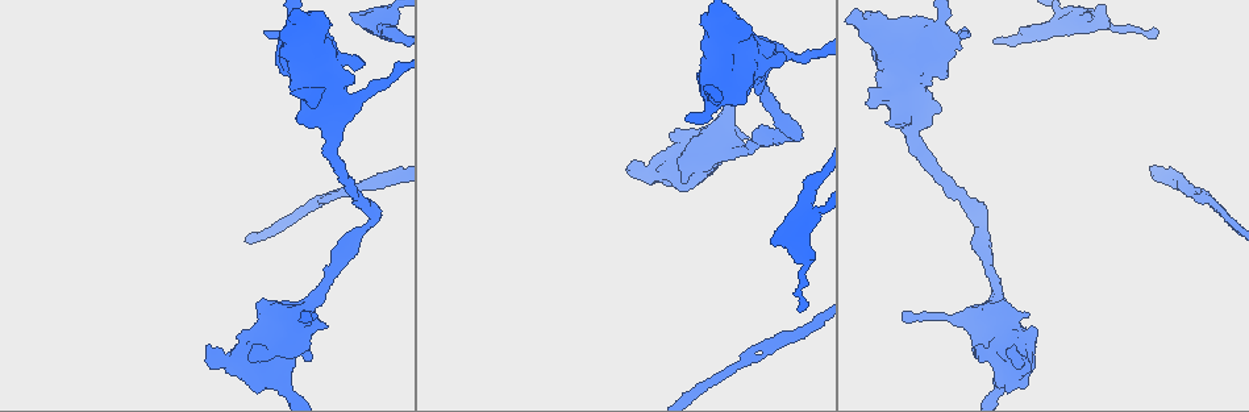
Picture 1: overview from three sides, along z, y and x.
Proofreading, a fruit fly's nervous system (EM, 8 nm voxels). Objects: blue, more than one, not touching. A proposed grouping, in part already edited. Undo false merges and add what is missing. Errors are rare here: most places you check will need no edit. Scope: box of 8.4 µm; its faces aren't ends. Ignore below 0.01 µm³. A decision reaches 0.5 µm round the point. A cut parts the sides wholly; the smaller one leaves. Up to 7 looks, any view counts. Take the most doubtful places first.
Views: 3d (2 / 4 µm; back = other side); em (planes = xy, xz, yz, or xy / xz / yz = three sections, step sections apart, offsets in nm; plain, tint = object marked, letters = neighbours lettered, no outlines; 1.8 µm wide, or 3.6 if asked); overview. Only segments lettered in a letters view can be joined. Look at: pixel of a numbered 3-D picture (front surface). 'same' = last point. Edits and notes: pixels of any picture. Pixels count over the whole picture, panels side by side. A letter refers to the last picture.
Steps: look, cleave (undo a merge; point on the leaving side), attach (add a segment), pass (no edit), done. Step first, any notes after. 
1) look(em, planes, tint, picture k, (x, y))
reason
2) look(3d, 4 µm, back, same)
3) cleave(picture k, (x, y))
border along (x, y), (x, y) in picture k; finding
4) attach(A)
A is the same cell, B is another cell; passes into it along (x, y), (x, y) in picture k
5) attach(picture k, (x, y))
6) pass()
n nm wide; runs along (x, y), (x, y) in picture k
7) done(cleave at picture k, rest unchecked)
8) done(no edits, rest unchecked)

look(3d, 4 µm, back, picture 1, (277, 341))
thick turns thin

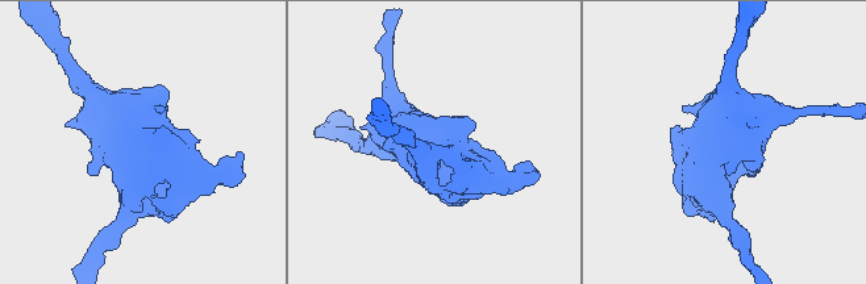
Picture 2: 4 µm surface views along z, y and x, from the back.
look(em, 3.6 µm, planes, letters, picture 2, (723, 152))
need the tissue

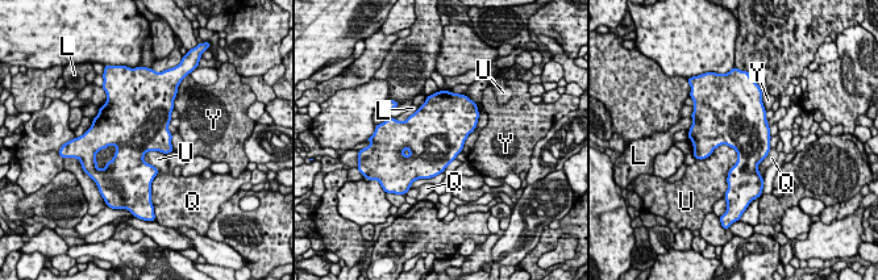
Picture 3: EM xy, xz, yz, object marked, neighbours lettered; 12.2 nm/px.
pass()
L, Q, U and Y are other cells; border along (737, 153), (719, 145), (697, 159) in picture 3; one neuron here

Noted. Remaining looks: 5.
look(3d, 2 µm, picture 1, (803, 270))

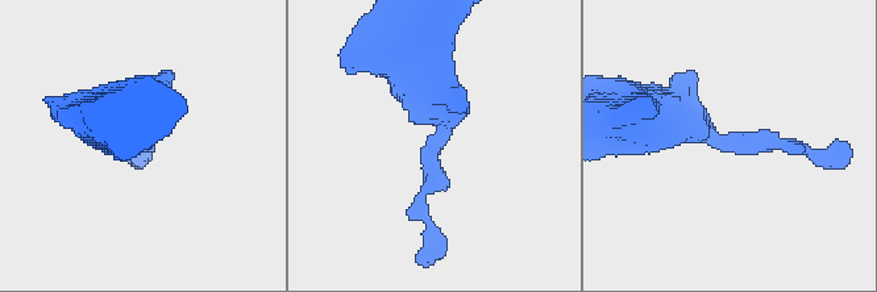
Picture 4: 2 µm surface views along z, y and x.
look(em, xy, step 16, letters, picture 4, (436, 139))

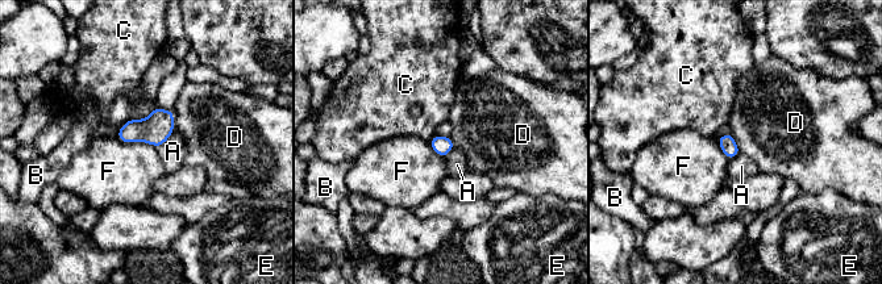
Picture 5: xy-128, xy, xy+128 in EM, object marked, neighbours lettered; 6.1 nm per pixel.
pass()
A, B, C, D, E and F are other cells; all the same neuron

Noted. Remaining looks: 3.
look(3d, 2 µm, picture 1, (364, 61))
branch stops here

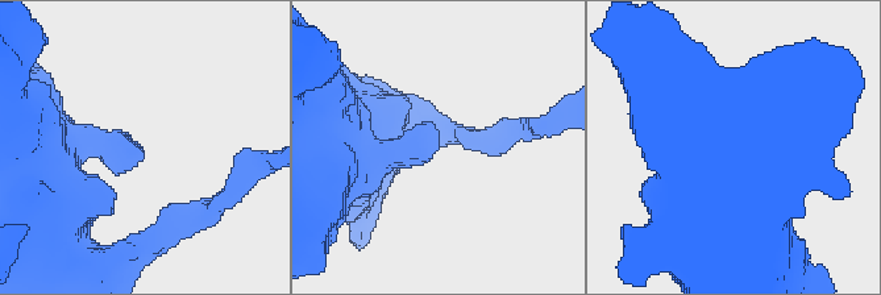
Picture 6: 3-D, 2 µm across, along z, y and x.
look(em, xz, step 4, letters, picture 6, (142, 157))

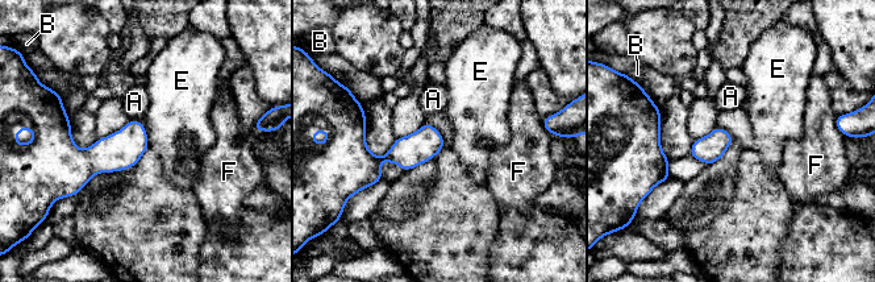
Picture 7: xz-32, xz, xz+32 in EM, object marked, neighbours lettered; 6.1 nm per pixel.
look(em, planes, letters, same)
another direction

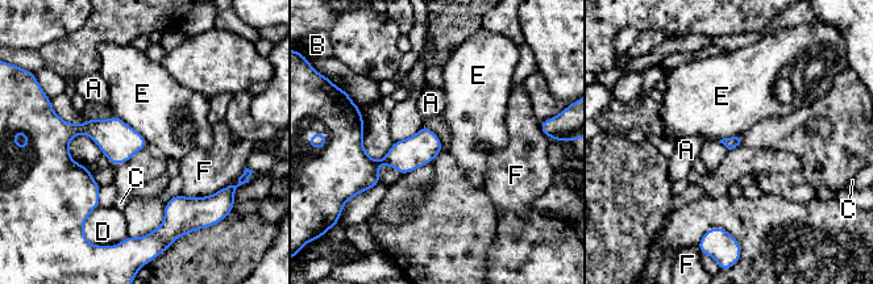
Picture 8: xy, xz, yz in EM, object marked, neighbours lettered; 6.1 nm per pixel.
pass()
A, B, C, D, E and F are other cells; border along (115, 115), (131, 125), (148, 142) in picture 8; no lettered segment goes on from it

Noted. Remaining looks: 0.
done(no edits, rest unchecked)

